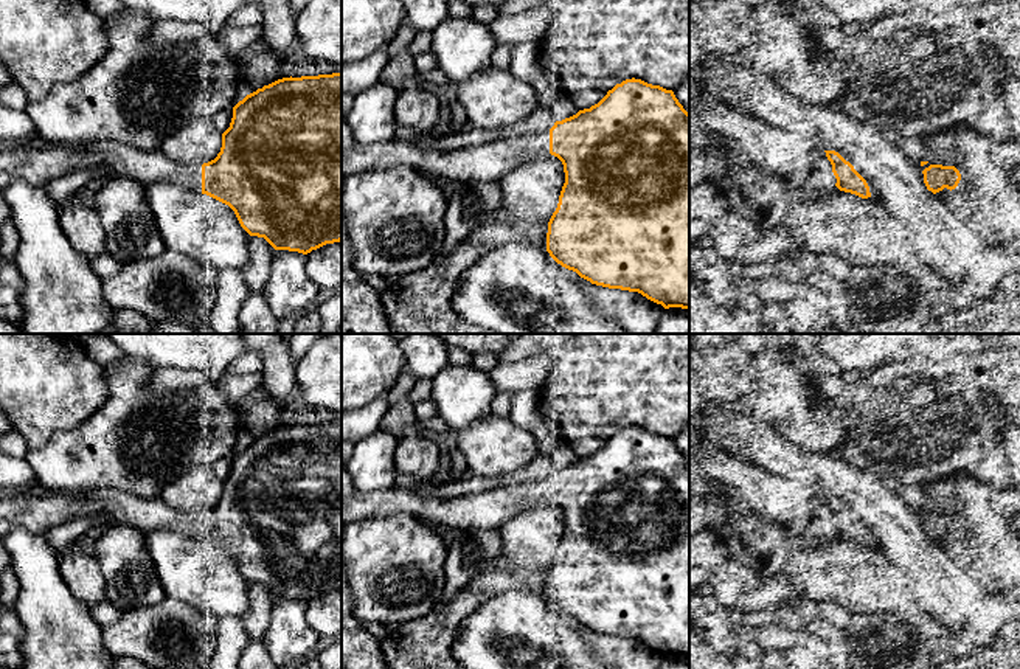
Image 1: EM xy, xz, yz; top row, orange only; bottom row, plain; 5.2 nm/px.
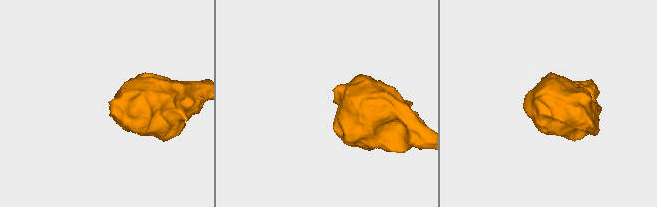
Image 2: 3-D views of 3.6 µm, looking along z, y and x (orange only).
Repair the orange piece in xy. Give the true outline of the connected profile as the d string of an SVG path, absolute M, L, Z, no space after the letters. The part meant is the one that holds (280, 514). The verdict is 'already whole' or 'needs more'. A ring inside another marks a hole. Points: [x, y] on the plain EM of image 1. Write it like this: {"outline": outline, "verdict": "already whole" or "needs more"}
{"outline": "M342 421L283 425L247 442L233 455L230 475L222 481L220 500L202 514L177 514L160 497L141 498L121 490L51 492L45 497L25 494L20 498L0 498L0 537L14 526L42 532L90 515L106 515L143 532L182 529L186 536L228 553L250 584L264 585L275 598L307 602L342 588Z", "verdict": "needs more"}

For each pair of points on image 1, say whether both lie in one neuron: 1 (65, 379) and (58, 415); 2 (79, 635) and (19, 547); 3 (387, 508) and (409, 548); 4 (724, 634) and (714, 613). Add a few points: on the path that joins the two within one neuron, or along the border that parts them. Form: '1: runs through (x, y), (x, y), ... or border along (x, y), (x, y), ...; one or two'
1: runs through (58, 388), (58, 405); one
2: runs through (58, 613), (44, 599), (38, 568); one
3: border along (357, 520), (410, 514), (427, 523); two
4: runs through (719, 629), (714, 624), (714, 618); one

